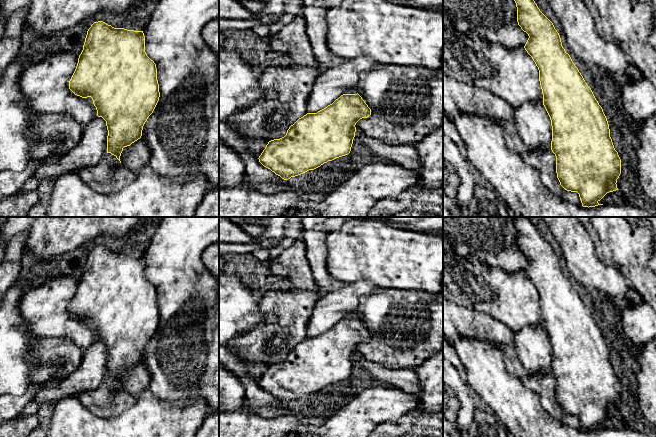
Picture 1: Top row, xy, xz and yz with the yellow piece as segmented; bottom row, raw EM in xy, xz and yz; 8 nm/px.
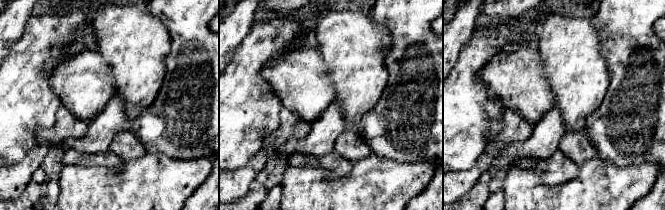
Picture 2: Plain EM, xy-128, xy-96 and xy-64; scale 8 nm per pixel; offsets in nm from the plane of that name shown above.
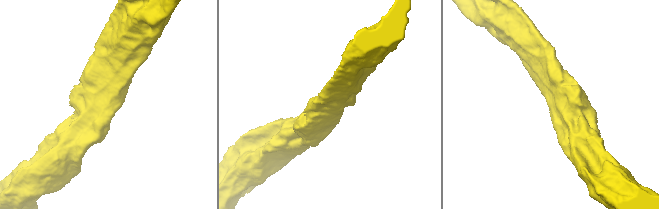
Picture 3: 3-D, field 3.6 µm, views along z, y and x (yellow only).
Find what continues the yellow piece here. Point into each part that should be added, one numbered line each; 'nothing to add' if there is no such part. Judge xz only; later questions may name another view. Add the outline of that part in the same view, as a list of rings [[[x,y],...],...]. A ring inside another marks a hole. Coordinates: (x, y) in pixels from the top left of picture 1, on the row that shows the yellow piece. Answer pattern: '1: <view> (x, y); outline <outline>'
1: xz (329, 85); outline [[[361,56],[323,70],[312,86],[307,100],[307,113],[317,113],[347,91],[356,89],[360,73],[370,71],[375,64],[369,57]]]

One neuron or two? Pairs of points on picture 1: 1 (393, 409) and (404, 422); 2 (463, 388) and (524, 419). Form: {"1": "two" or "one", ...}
{"1": "two", "2": "two"}

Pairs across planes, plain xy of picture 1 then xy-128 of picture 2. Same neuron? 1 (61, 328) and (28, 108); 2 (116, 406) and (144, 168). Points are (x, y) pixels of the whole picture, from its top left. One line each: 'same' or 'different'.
1: different
2: different

